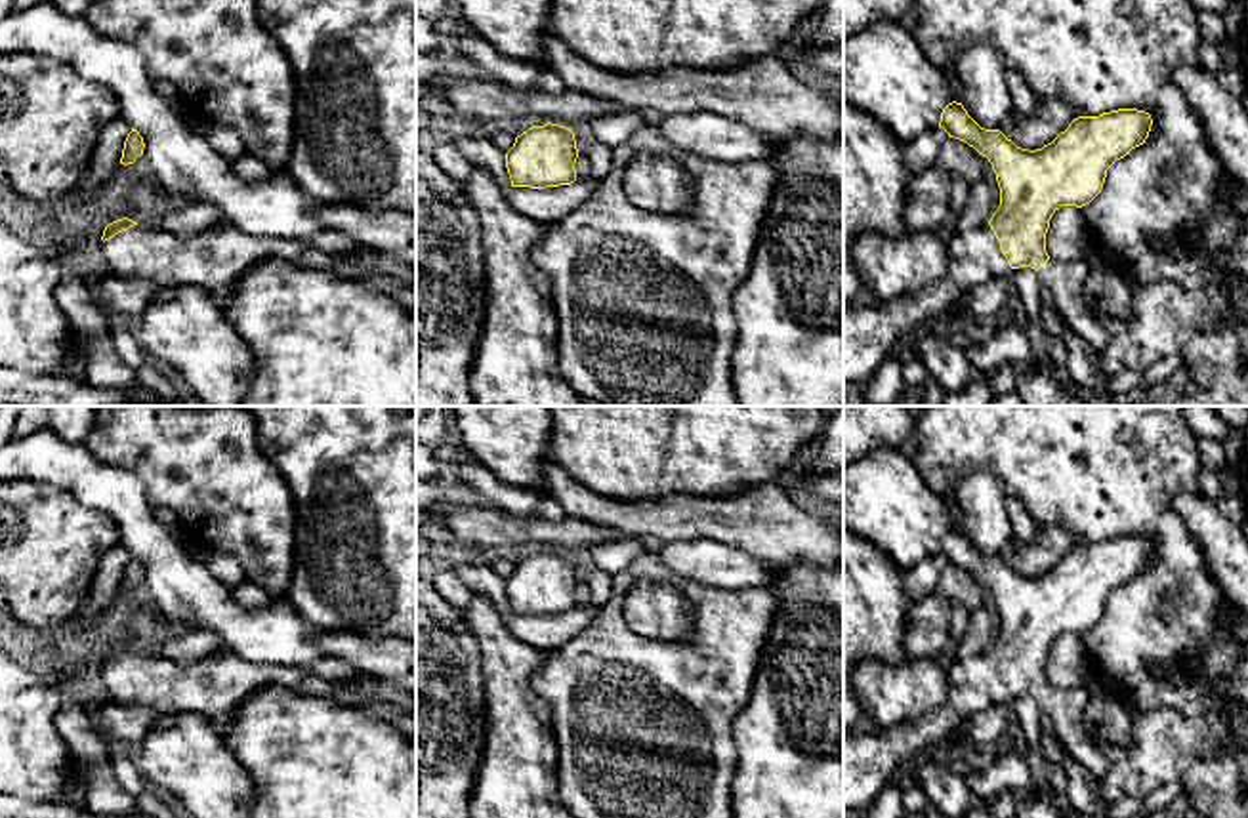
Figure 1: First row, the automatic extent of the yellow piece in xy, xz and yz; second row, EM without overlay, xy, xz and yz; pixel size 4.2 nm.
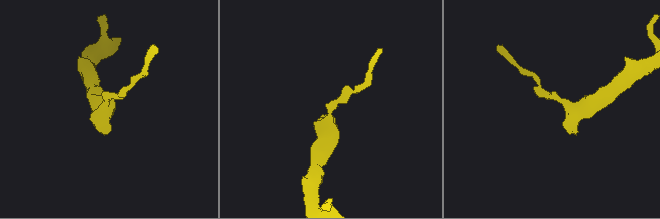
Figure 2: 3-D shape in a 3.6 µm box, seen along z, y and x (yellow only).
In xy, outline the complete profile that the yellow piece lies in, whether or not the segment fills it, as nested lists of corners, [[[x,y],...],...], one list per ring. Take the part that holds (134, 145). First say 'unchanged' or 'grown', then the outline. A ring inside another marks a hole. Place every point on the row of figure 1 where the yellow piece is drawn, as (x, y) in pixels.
unchanged; [[[132,128],[124,141],[120,164],[134,164],[137,156],[143,154],[145,143],[137,130]]]

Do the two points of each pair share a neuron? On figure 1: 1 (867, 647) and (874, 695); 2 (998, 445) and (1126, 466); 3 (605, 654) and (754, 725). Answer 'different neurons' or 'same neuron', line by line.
1: different neurons
2: same neuron
3: different neurons

